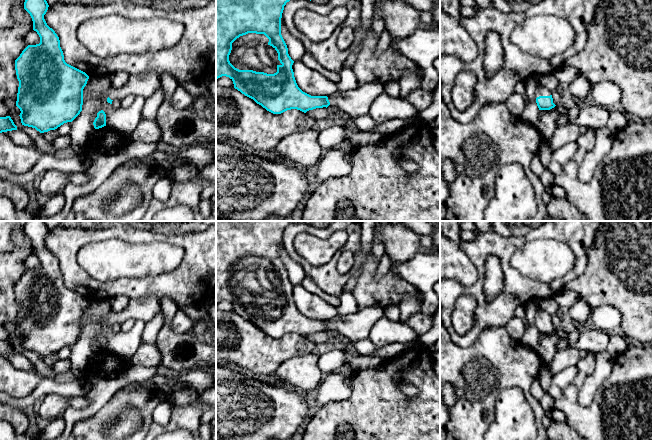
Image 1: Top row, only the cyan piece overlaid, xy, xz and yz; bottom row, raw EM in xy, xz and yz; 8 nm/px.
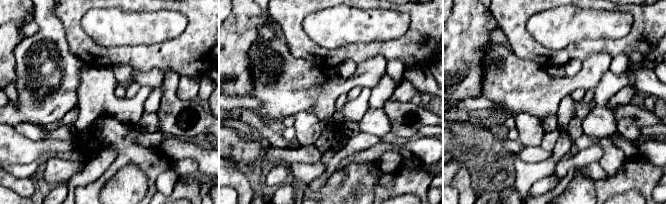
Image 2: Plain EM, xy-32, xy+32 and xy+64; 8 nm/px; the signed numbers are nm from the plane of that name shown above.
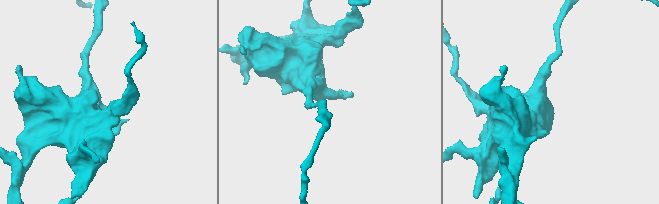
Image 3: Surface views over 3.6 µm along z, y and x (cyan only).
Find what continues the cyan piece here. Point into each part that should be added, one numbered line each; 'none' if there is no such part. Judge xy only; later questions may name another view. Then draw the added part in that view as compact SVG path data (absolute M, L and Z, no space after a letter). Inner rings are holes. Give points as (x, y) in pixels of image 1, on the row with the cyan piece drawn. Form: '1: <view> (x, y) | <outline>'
1: xy (146, 84) | M146 72L139 75L130 75L128 82L120 89L111 87L108 97L111 100L123 99L129 94L150 97L161 88L160 77L154 72Z

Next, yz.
1: yz (541, 91) | M541 85L537 88L536 93L535 93L536 98L539 96L550 96L550 95L552 95L552 92Z

